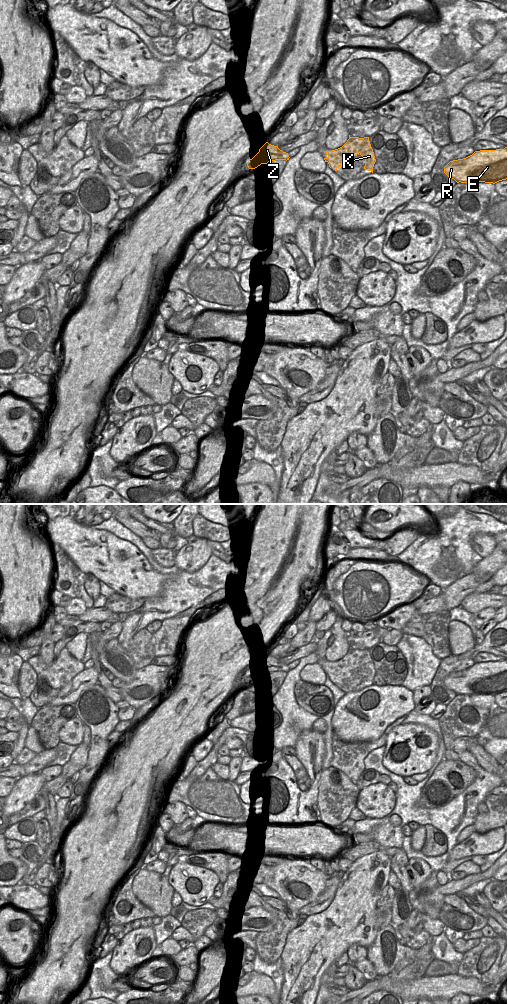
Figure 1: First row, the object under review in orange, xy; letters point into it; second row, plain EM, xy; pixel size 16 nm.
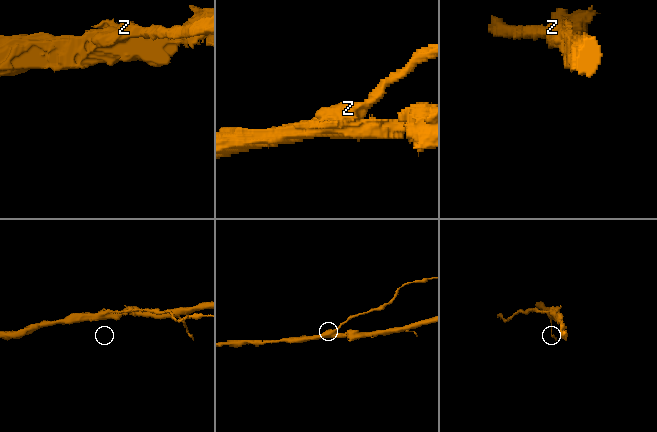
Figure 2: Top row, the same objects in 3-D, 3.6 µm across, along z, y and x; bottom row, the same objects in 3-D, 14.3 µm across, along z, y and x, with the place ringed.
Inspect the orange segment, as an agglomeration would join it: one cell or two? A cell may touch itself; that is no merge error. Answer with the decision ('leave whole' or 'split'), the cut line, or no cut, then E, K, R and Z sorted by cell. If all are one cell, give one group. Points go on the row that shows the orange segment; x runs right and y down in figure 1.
split; cut in xy along (259, 151), (268, 161); E K R / Z

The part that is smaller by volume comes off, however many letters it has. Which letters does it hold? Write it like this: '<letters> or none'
Z

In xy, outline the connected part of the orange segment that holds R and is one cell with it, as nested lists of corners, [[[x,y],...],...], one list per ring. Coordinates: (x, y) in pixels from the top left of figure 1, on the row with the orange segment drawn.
[[[508,147],[475,151],[472,155],[450,161],[444,173],[457,183],[497,183],[508,179]]]

